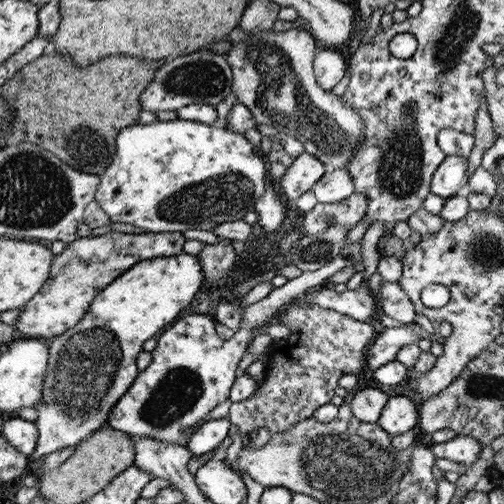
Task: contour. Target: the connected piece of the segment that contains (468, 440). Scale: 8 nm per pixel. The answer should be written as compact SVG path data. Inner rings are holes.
M457 435L448 442L430 446L436 458L447 458L468 468L478 460L483 445L471 436Z

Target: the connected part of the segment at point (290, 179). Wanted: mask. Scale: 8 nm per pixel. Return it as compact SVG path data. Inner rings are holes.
M304 153L294 159L286 173L277 181L284 201L298 201L300 196L313 188L313 185L326 174L326 166L316 157Z

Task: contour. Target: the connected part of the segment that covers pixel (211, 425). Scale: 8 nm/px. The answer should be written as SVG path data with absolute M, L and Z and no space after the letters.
M228 418L206 421L200 425L189 438L186 447L195 456L201 456L214 450L221 442L228 438L231 422Z

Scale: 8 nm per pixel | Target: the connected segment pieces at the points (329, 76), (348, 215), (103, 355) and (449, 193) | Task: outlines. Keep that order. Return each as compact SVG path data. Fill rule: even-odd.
M322 48L315 53L313 73L325 91L332 91L346 74L346 69L346 60L340 49Z
M353 193L341 202L316 204L310 212L301 215L305 234L319 235L328 225L342 225L354 228L366 215L368 202L362 194Z
M188 253L158 257L134 264L98 293L82 320L66 332L47 340L48 368L43 398L36 402L39 439L25 473L47 454L76 446L102 427L119 398L138 376L136 357L146 340L176 321L196 292L203 287L202 264Z
M447 155L432 176L430 193L448 200L456 196L468 180L467 158Z

